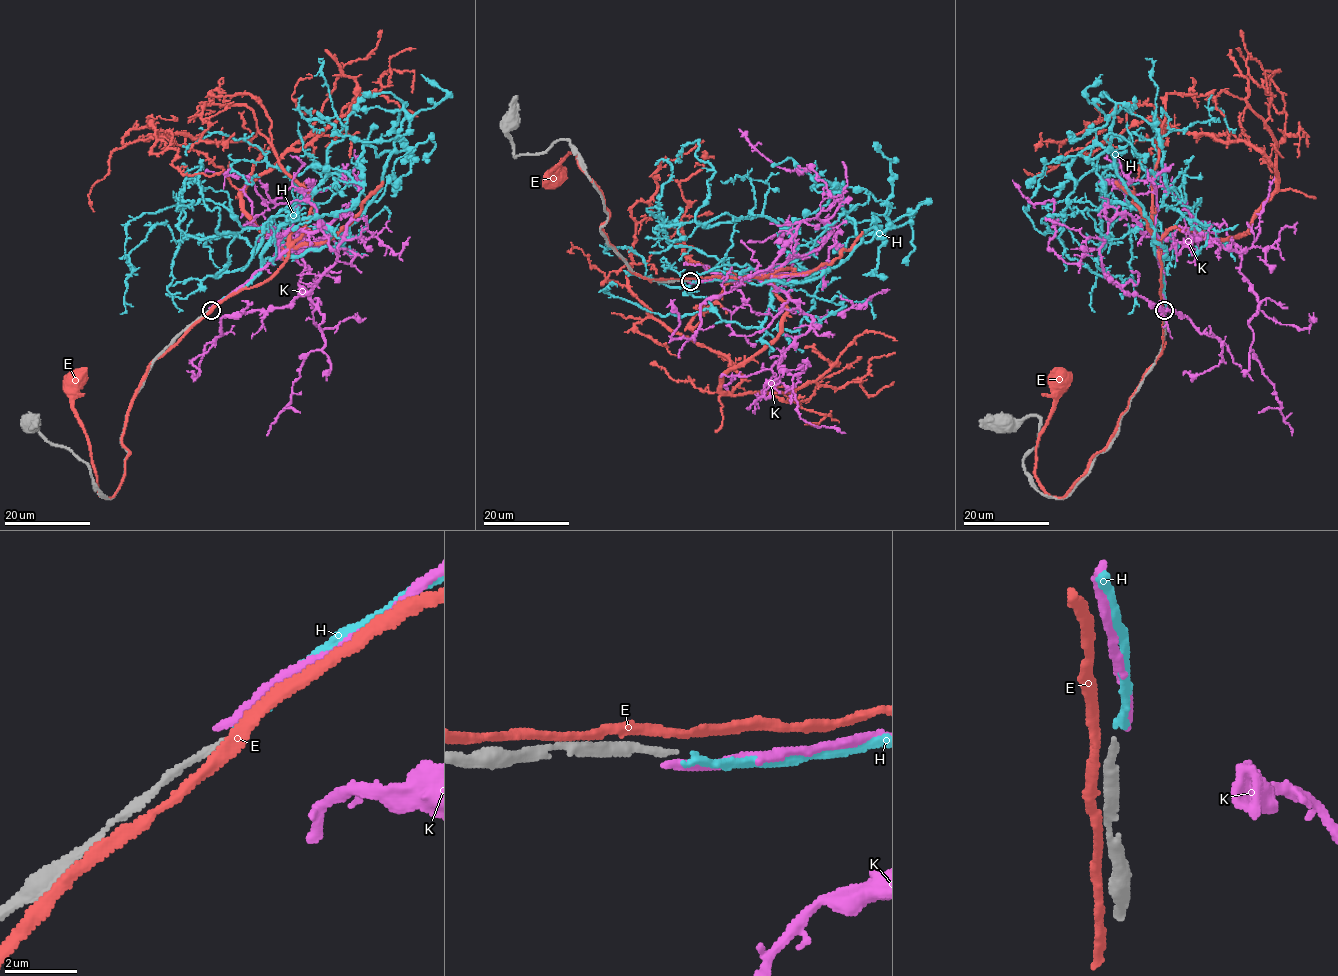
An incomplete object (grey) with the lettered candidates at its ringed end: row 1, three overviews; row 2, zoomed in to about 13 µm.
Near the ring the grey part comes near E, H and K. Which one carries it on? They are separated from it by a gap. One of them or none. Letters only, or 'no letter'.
H

